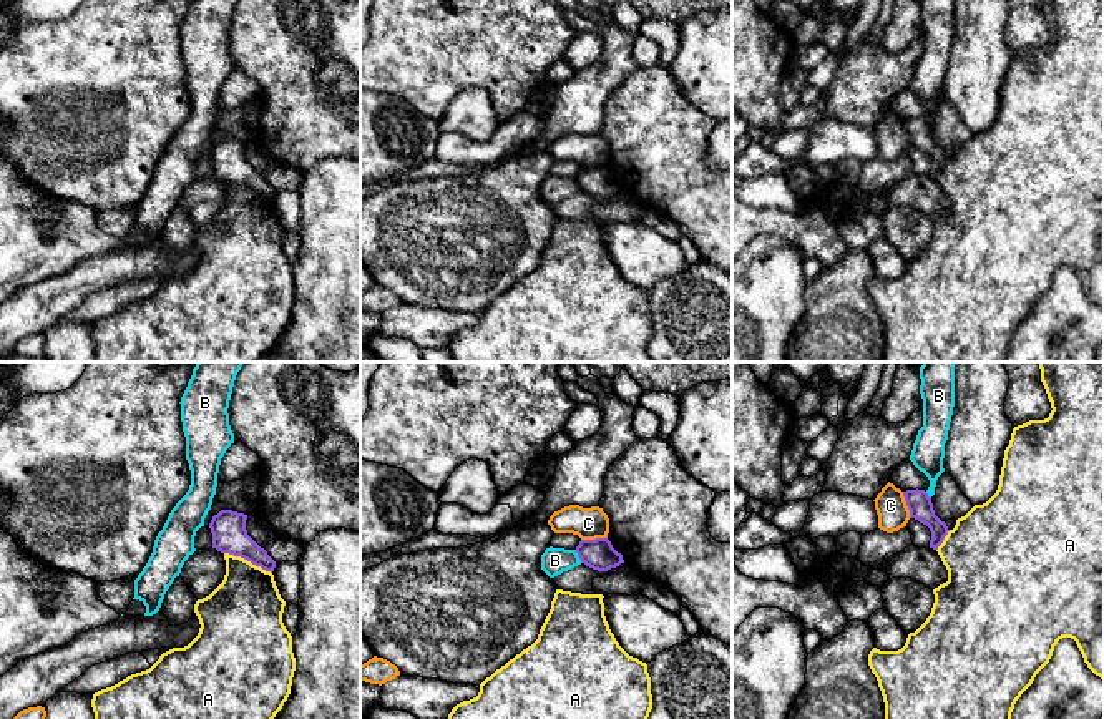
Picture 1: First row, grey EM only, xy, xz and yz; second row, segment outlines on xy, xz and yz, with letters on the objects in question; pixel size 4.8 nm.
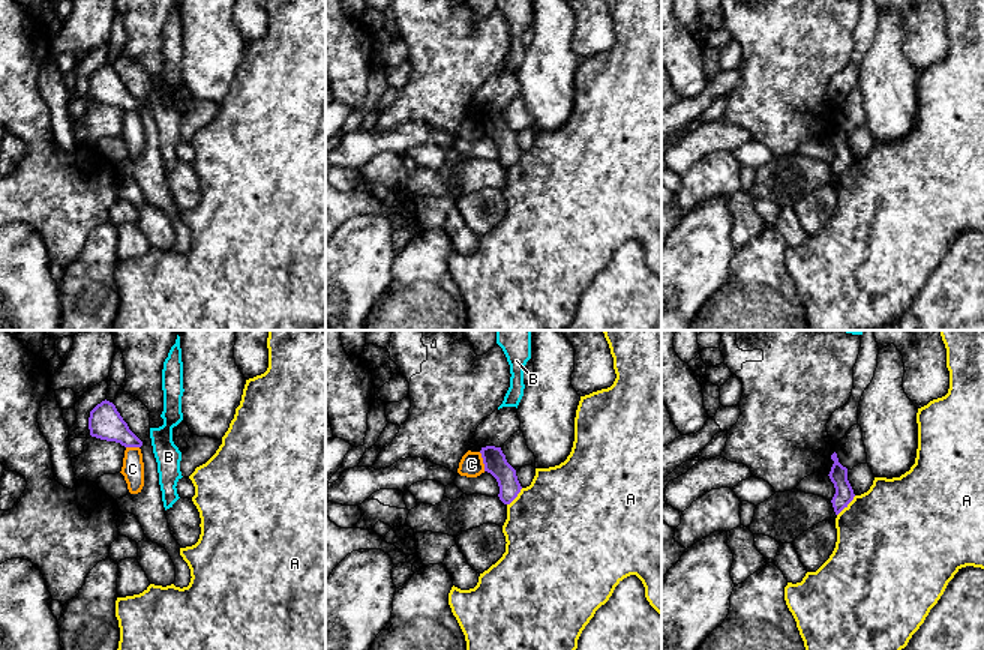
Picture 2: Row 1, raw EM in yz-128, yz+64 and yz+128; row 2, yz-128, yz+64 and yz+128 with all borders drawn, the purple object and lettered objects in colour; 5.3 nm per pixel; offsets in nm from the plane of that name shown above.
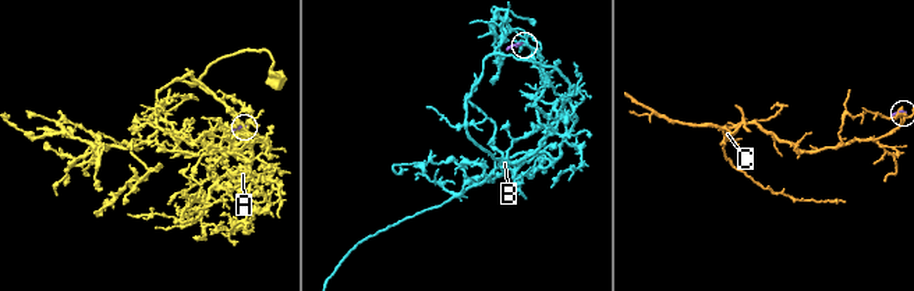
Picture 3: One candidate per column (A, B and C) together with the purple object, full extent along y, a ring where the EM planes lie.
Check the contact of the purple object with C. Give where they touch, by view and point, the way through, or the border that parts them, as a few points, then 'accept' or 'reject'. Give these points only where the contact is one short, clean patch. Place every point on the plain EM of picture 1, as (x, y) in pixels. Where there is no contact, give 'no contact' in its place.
meets purple in xz at (593, 168); border along xz (606, 163), (581, 168); reject

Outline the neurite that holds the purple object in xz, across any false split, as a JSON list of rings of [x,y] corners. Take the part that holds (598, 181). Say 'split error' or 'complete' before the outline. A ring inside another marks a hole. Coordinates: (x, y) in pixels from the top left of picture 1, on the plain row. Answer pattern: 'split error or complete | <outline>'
complete | [[[608,164],[596,168],[581,168],[576,174],[576,181],[581,191],[598,199],[608,199],[624,191],[623,183],[613,176]]]

